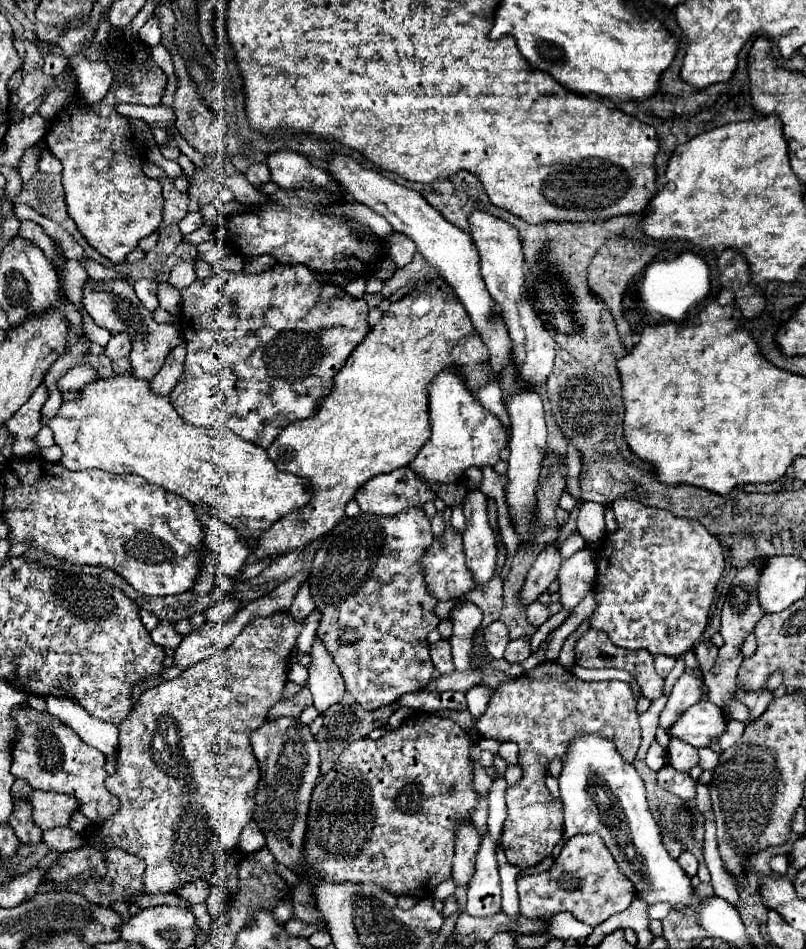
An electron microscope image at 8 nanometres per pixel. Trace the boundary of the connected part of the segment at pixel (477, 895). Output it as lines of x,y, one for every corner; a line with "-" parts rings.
486,835
476,857
476,877
472,885
468,885
466,913
472,917
494,917
500,911
500,877
494,855
494,841
490,835

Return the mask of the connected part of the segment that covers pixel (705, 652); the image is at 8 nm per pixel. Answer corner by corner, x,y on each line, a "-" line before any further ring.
702,641
702,643
698,643
698,647
694,647
694,653
696,653
696,663
700,665
700,671
708,673
714,667
714,661
716,661
716,655
718,655
718,647
714,647
708,641

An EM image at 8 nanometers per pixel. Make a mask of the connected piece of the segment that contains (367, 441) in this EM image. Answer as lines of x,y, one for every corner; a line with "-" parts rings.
442,279
432,281
424,291
412,291
398,303
392,303
390,309
382,315
380,323
370,331
362,345
358,345
356,351
348,357
346,365
336,373
334,391
330,391
320,401
318,411
308,419
290,423
268,447
268,455
272,461
276,461
280,471
308,479
310,501
308,505
294,509
286,517
278,519
270,529
262,531
256,539
256,545
248,547
248,561
276,559
296,549
304,549
314,539
326,535
338,523
338,519
344,515
346,503
354,499
356,491
370,477
406,467
408,461
412,461
410,457
416,455
416,449
420,449
420,443
424,445
424,441
428,441
430,437
426,397
428,381
432,381
432,377
442,369
458,365
466,375
468,387
472,391
478,391
492,377
490,369
482,369
482,361
488,361
488,349
472,327
466,309

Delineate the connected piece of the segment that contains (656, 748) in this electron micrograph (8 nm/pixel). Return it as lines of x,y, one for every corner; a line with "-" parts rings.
656,739
648,749
645,762
647,766
654,771
660,770
664,765
669,763
667,752

